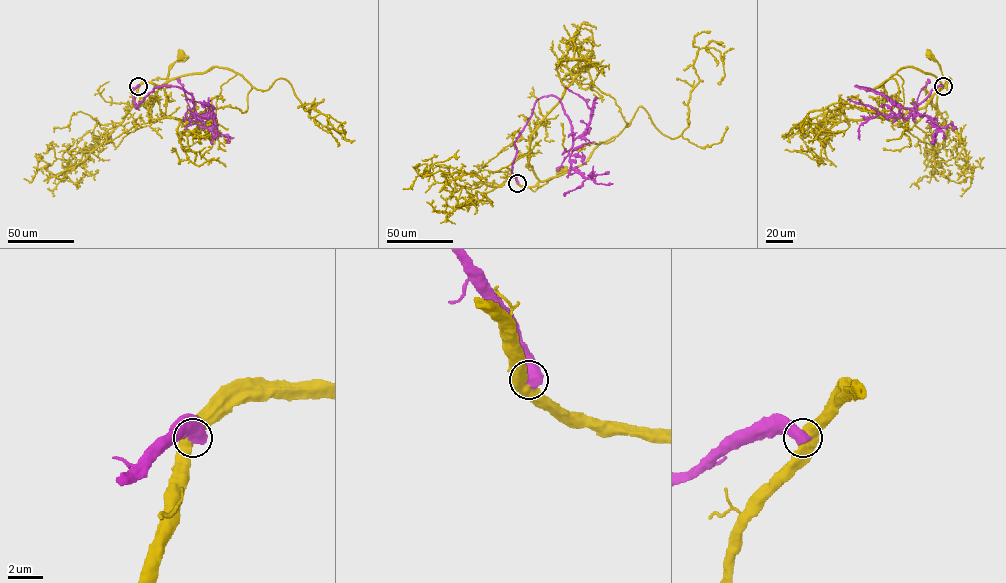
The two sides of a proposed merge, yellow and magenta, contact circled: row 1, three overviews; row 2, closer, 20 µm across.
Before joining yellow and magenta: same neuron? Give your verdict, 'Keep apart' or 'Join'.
Keep apart

